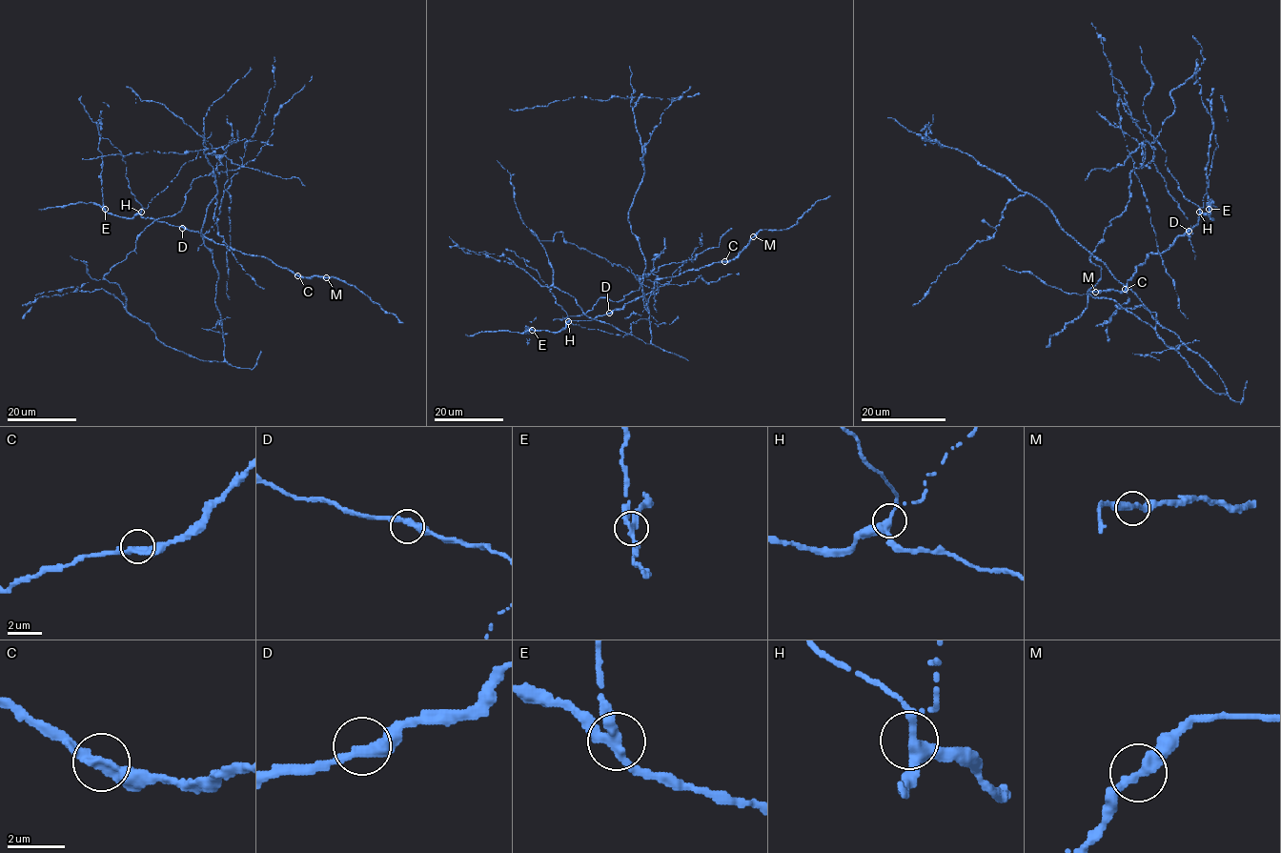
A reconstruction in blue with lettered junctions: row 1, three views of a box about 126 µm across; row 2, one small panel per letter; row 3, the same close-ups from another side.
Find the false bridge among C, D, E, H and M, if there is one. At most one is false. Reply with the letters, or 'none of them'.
E

